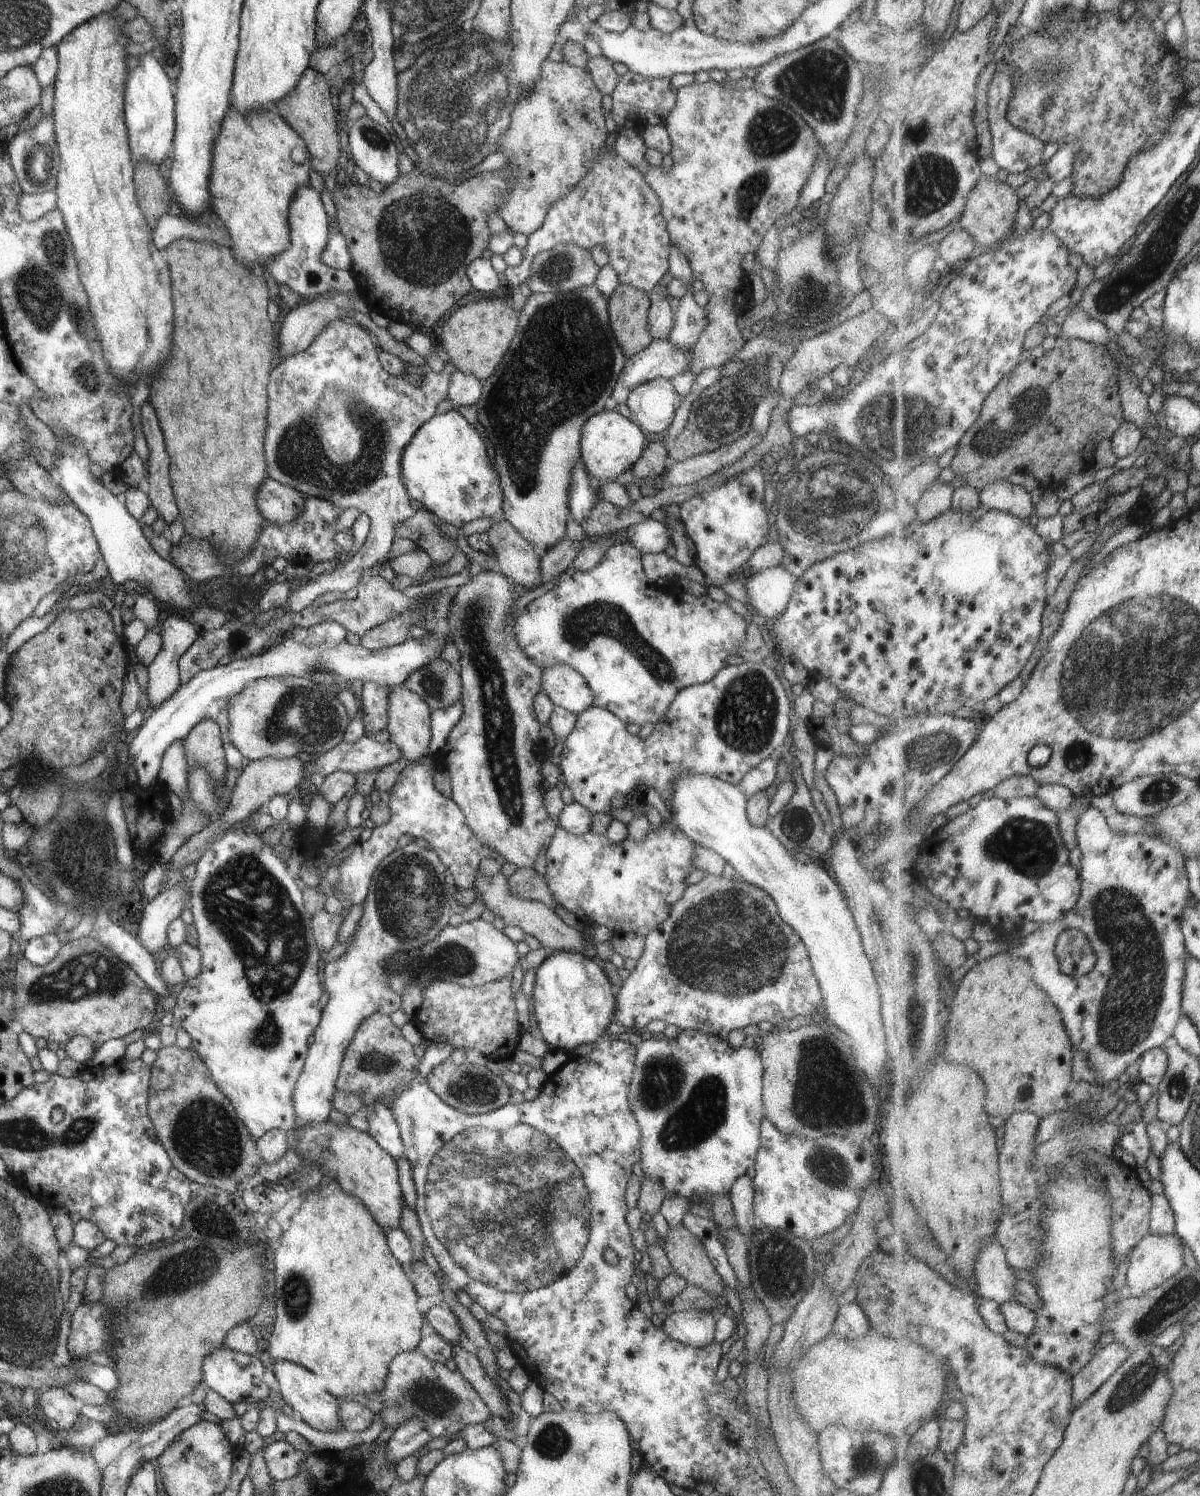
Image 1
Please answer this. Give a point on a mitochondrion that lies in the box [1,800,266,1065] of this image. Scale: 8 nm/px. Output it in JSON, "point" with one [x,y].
{"point":[88,974]}

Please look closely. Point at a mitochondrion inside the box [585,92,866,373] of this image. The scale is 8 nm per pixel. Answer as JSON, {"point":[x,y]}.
{"point":[774,131]}

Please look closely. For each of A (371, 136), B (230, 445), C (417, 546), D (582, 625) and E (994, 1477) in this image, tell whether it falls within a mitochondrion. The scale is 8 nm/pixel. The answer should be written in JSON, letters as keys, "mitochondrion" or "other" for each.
{"A":"mitochondrion","B":"other","C":"other","D":"mitochondrion","E":"other"}

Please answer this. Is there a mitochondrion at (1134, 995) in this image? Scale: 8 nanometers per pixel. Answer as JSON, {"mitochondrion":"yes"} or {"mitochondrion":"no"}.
{"mitochondrion":"yes"}

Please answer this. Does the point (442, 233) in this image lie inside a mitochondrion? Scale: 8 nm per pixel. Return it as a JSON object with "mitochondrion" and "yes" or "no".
{"mitochondrion":"yes"}

